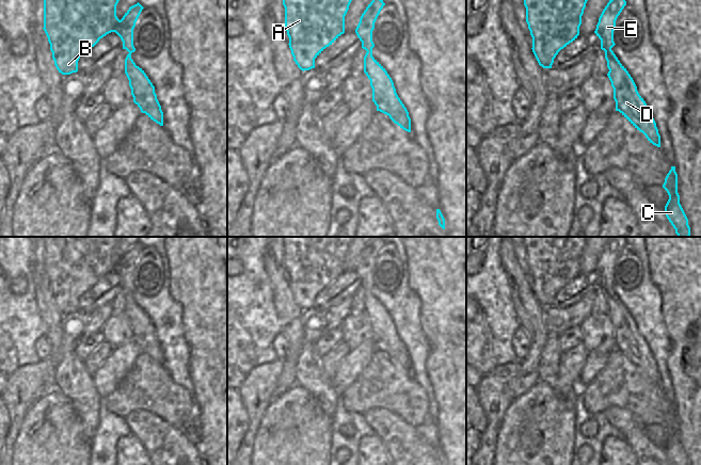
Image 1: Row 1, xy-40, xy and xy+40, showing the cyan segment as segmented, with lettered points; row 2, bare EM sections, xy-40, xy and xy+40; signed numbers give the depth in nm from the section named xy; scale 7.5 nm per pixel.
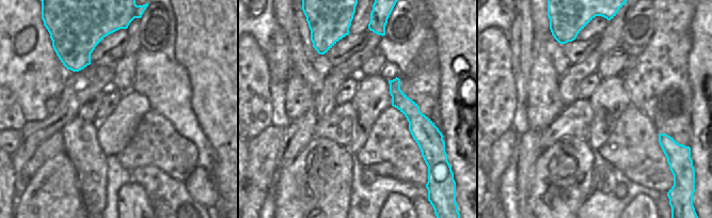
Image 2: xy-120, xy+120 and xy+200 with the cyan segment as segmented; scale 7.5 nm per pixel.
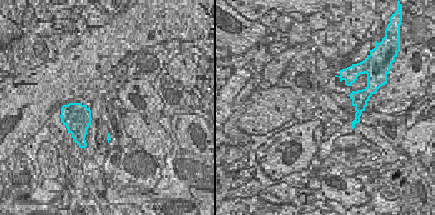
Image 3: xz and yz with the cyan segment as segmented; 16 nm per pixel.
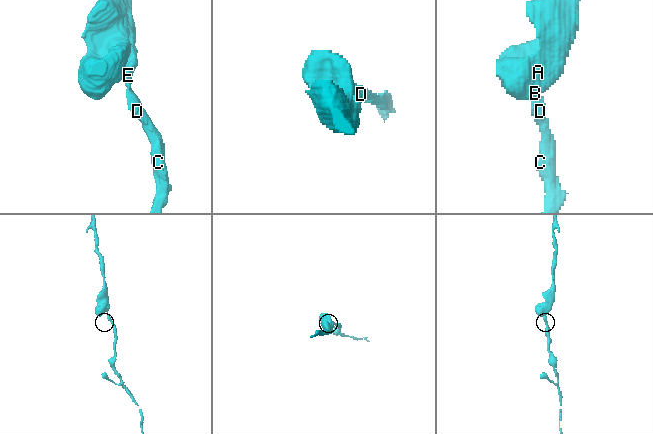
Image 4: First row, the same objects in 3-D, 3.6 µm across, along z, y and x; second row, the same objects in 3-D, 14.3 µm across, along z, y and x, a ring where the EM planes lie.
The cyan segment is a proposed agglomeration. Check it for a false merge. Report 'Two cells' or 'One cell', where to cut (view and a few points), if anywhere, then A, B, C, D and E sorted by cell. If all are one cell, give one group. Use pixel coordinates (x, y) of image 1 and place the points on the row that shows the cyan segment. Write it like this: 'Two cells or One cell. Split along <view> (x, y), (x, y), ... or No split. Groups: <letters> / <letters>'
One cell. No split. Groups: A B C D E.

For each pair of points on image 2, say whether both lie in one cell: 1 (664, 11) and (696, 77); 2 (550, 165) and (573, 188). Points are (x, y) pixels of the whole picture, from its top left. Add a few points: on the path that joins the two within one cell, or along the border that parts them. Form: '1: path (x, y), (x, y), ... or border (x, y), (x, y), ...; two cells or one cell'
1: border (693, 35), (693, 44), (689, 53), (689, 84); two cells
2: path (556, 171), (567, 184); one cell

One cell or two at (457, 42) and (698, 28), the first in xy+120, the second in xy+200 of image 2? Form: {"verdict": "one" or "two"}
{"verdict": "one"}

